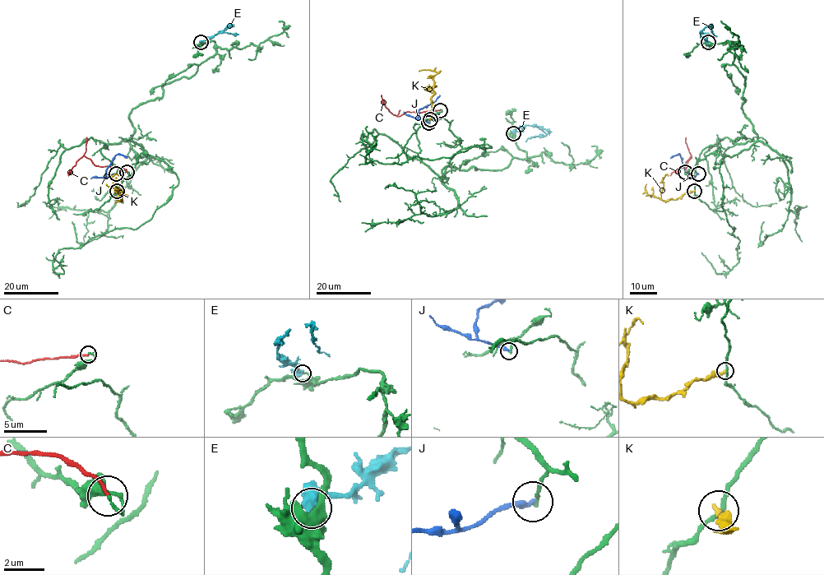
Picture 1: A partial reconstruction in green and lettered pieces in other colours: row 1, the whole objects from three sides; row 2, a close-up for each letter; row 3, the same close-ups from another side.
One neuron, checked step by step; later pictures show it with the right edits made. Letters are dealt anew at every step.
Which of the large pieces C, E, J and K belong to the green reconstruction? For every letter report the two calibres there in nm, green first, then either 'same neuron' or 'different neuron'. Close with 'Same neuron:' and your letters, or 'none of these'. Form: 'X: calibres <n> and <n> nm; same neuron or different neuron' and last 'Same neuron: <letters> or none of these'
C: calibres 130 and 160 nm; different neuron
E: calibres 150 and 420 nm; different neuron
J: calibres 180 and 280 nm; different neuron
K: calibres 190 and 320 nm; different neuron
Same neuron: none of these

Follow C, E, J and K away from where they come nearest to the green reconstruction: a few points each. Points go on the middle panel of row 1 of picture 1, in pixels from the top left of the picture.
C: (440, 110), (405, 112), (395, 115), (386, 106), (381, 95)
E: (513, 133), (527, 125), (535, 125), (546, 134), (534, 136), (525, 141)
J: (428, 122), (418, 118), (418, 110), (440, 95)
K: (429, 118), (431, 99), (436, 85), (424, 88), (432, 93)

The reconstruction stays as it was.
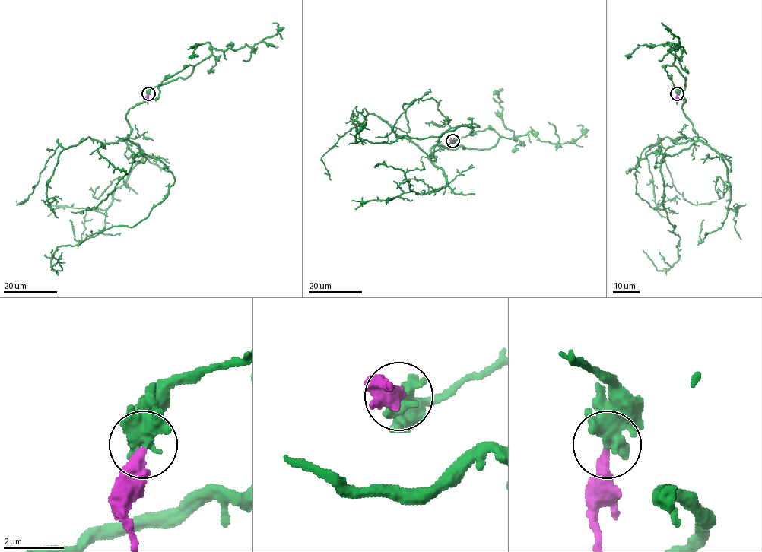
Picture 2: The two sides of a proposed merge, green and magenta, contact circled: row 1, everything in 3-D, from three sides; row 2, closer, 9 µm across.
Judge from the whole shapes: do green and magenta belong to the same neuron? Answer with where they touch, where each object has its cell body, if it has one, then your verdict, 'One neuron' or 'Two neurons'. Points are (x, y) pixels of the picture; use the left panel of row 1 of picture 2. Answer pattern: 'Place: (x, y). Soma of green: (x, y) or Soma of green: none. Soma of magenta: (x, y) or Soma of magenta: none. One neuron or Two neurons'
Place: (148, 93). Soma of green: none. Soma of magenta: none. One neuron

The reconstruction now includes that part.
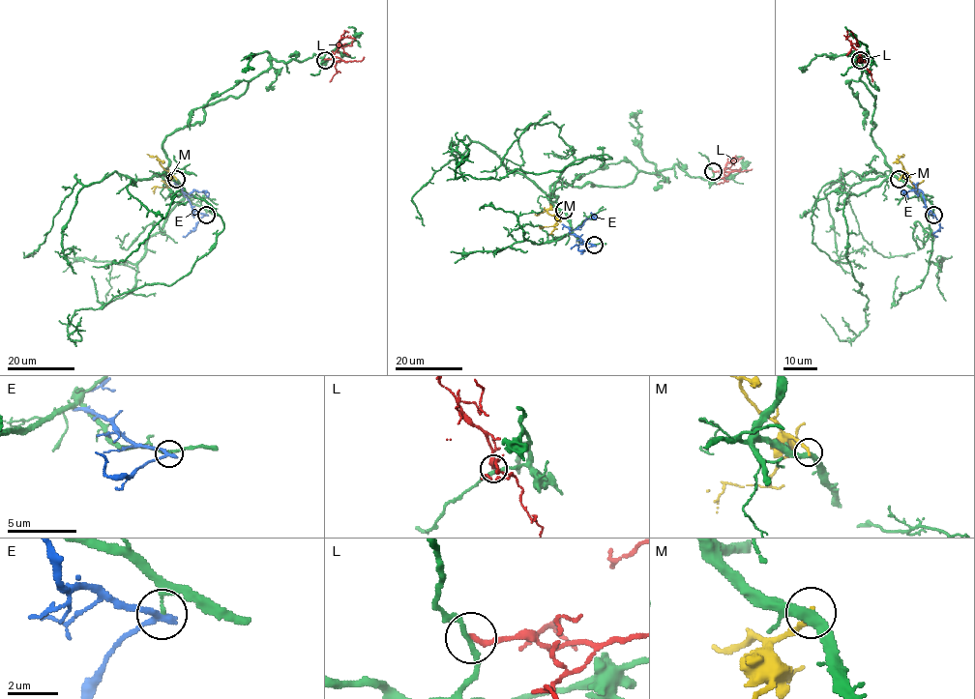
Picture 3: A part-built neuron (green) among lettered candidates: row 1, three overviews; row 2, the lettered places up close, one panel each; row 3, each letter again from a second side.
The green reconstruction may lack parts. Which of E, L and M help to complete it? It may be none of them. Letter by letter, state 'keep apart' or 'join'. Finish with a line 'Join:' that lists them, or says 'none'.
E: keep apart
L: keep apart
M: keep apart
Join: none

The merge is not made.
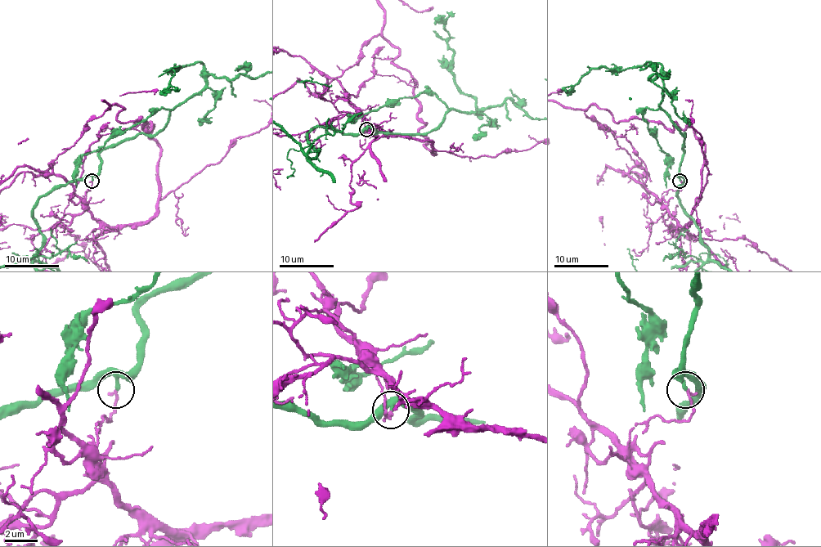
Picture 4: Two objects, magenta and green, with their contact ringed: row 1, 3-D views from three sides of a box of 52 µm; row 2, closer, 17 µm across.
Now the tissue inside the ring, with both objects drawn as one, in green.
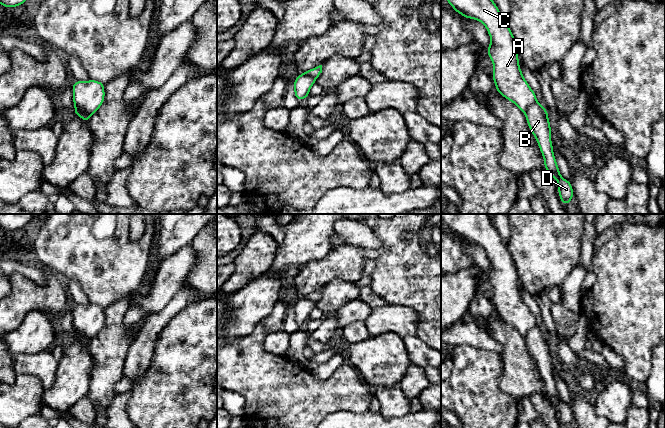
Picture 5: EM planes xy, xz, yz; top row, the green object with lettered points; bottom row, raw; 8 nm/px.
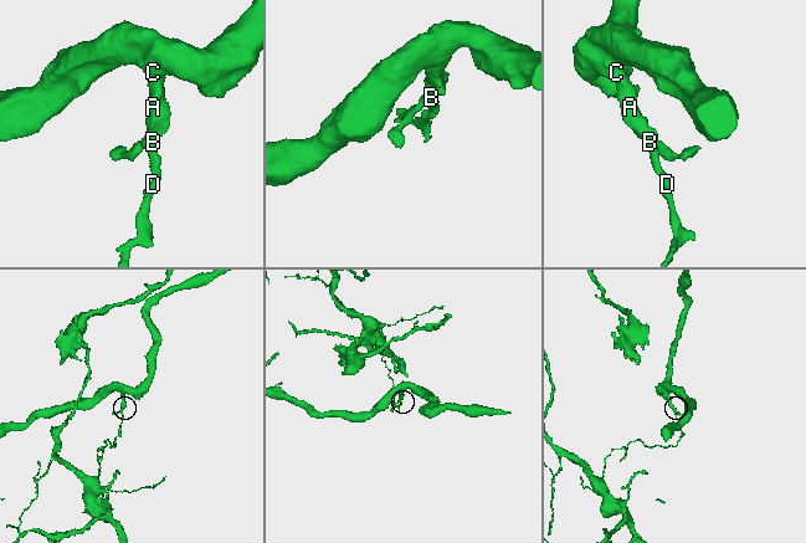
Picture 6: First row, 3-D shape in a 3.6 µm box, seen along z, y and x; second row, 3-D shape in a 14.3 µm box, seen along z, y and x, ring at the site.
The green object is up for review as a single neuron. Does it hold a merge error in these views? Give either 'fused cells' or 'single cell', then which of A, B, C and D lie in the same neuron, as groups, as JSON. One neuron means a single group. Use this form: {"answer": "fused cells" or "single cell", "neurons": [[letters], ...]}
{"answer": "fused cells", "neurons": [["A", "C"], ["B", "D"]]}

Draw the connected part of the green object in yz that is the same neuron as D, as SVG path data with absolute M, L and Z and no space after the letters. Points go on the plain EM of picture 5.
M539 326L531 329L526 337L526 345L528 351L536 362L539 373L543 379L544 391L546 396L557 404L558 418L563 428L569 428L574 421L571 405L565 404L559 395L556 387L556 382L553 376L553 369L551 365L551 351L548 342L547 332L543 332Z

